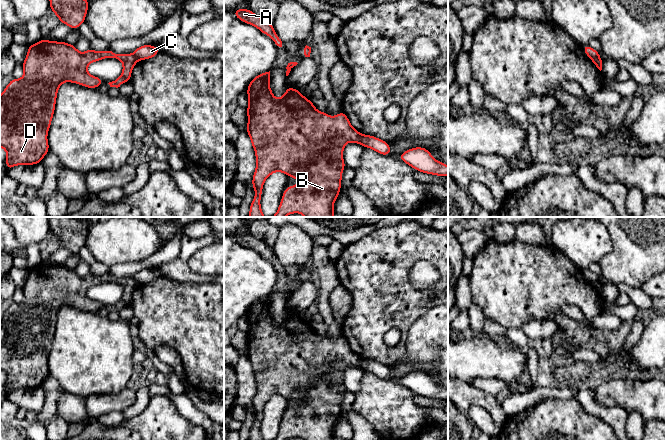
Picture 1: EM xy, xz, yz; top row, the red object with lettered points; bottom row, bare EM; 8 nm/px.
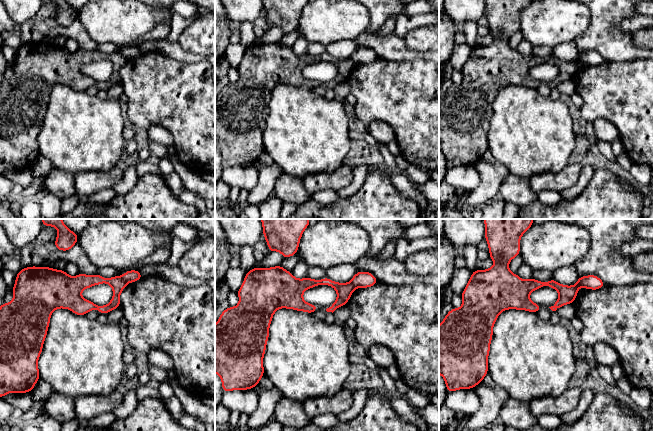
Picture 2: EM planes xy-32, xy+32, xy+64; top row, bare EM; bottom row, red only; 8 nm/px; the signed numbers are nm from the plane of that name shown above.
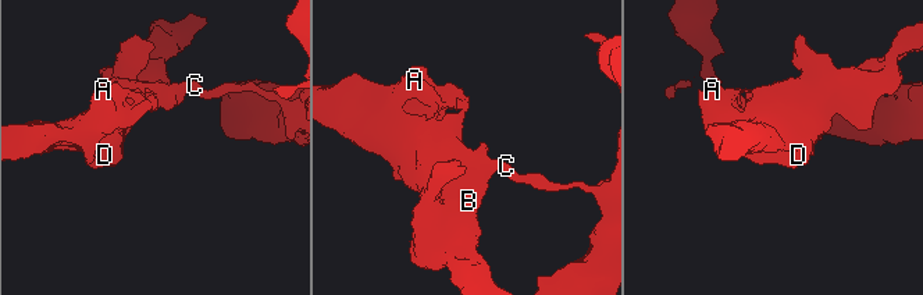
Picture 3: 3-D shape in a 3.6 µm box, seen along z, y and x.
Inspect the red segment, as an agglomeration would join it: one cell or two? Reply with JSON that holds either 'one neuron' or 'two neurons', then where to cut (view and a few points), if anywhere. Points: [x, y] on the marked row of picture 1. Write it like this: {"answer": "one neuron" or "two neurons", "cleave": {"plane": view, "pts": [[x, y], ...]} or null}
{"answer": "two neurons", "cleave": {"plane": "xz", "pts": [[359, 134], [361, 143]]}}

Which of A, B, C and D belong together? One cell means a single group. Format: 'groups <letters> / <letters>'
groups A B D / C

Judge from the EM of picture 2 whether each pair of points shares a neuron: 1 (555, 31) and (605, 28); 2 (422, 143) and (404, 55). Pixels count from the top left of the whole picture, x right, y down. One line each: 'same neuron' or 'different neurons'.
1: different neurons
2: different neurons

